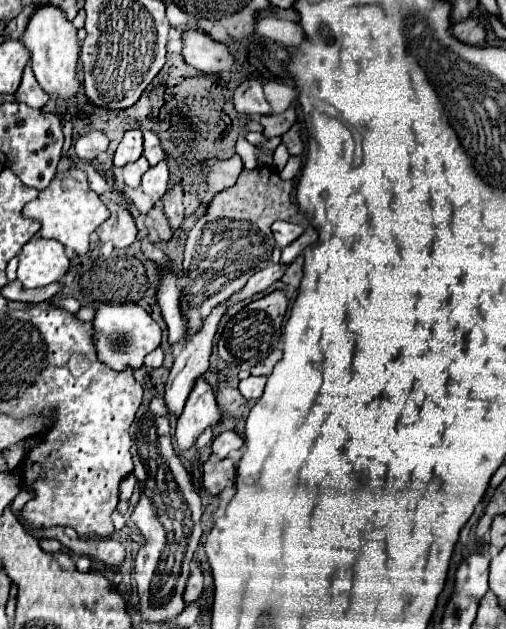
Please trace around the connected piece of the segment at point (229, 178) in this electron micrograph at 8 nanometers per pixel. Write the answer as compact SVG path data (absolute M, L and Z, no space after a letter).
M233 155L231 159L225 159L225 161L217 161L211 167L211 173L207 177L207 185L199 191L199 201L209 203L215 193L231 187L237 181L241 169L243 169L243 163L241 163L239 155Z

